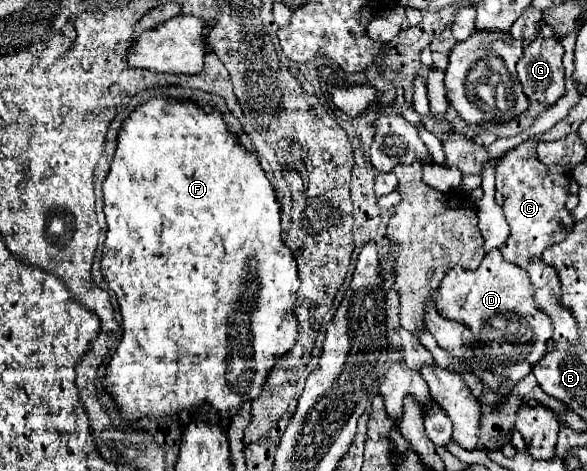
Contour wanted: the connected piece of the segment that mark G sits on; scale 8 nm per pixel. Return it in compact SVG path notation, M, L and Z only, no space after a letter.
M537 38L517 62L519 82L531 102L553 106L565 94L563 46L557 38Z

